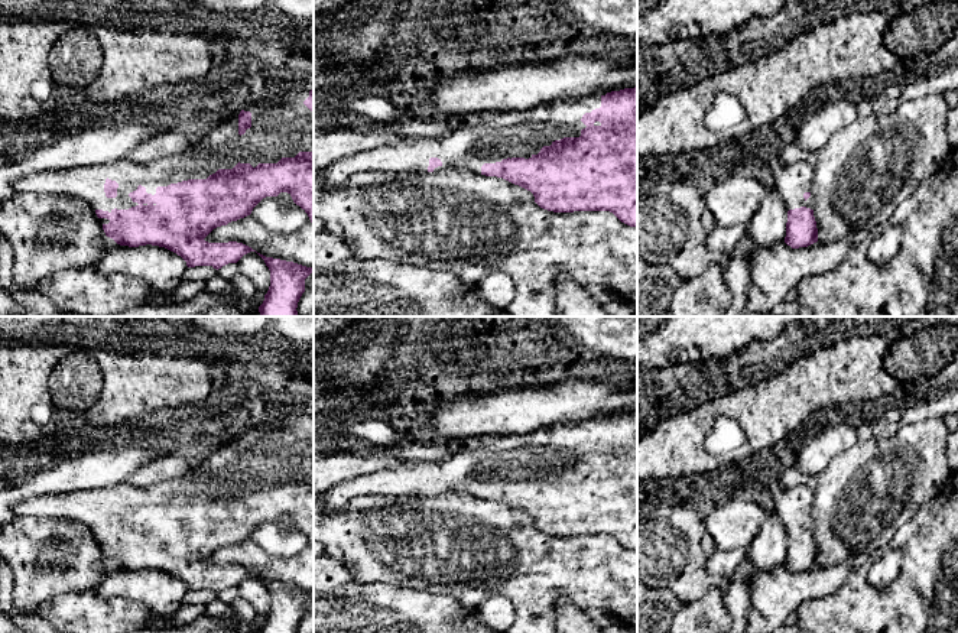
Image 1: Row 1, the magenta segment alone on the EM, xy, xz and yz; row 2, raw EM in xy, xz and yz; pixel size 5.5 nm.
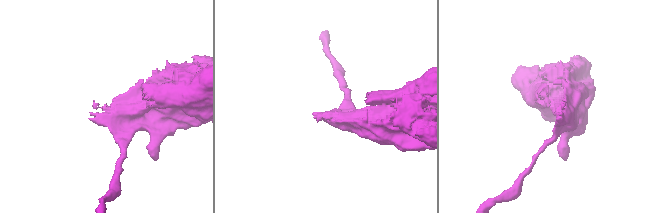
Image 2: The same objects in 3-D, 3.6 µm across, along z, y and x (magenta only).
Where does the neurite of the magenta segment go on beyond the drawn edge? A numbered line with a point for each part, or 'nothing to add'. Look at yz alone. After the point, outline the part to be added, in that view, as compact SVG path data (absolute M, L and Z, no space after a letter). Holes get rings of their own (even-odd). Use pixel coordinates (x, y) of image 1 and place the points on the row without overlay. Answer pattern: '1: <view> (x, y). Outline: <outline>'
1: yz (792, 505). Outline: M796 486L782 488L773 499L773 512L782 520L786 533L806 530L814 533L812 520L803 522L805 516L811 516L814 504L812 486Z

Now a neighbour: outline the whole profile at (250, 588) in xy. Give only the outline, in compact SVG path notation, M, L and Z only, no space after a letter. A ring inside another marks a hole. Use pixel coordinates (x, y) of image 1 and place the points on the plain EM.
M250 575L244 578L238 585L240 597L247 600L257 611L259 616L269 614L270 610L270 594L264 584L256 577Z

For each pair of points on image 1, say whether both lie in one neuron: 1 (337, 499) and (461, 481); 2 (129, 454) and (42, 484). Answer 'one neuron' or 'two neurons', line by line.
1: one neuron
2: one neuron

